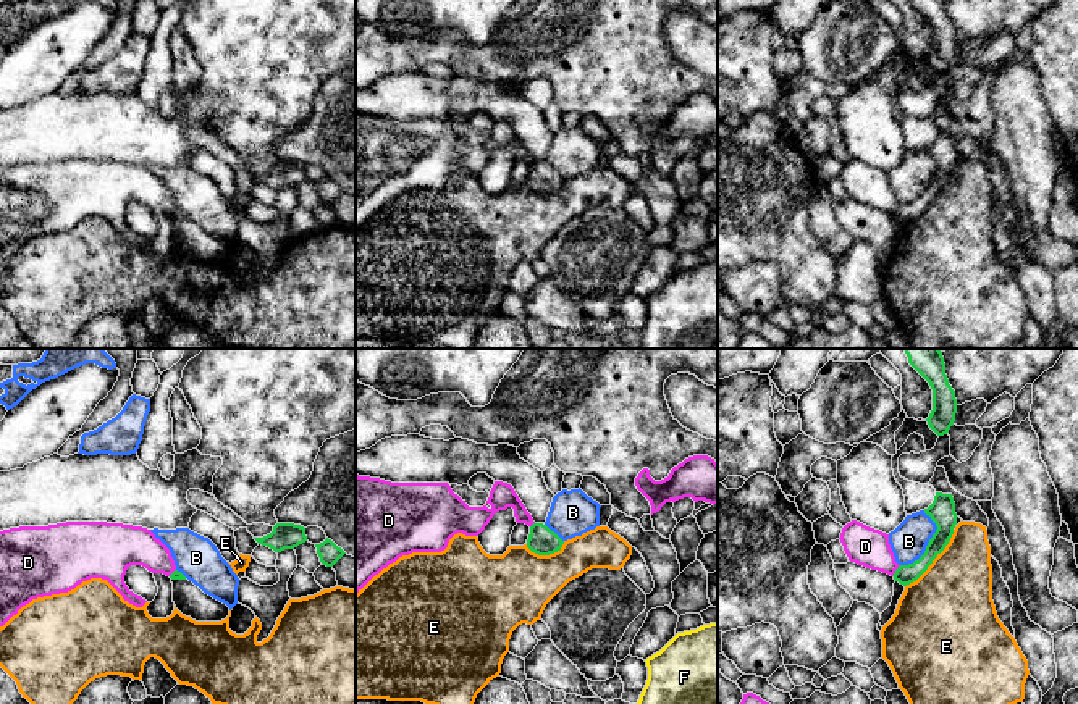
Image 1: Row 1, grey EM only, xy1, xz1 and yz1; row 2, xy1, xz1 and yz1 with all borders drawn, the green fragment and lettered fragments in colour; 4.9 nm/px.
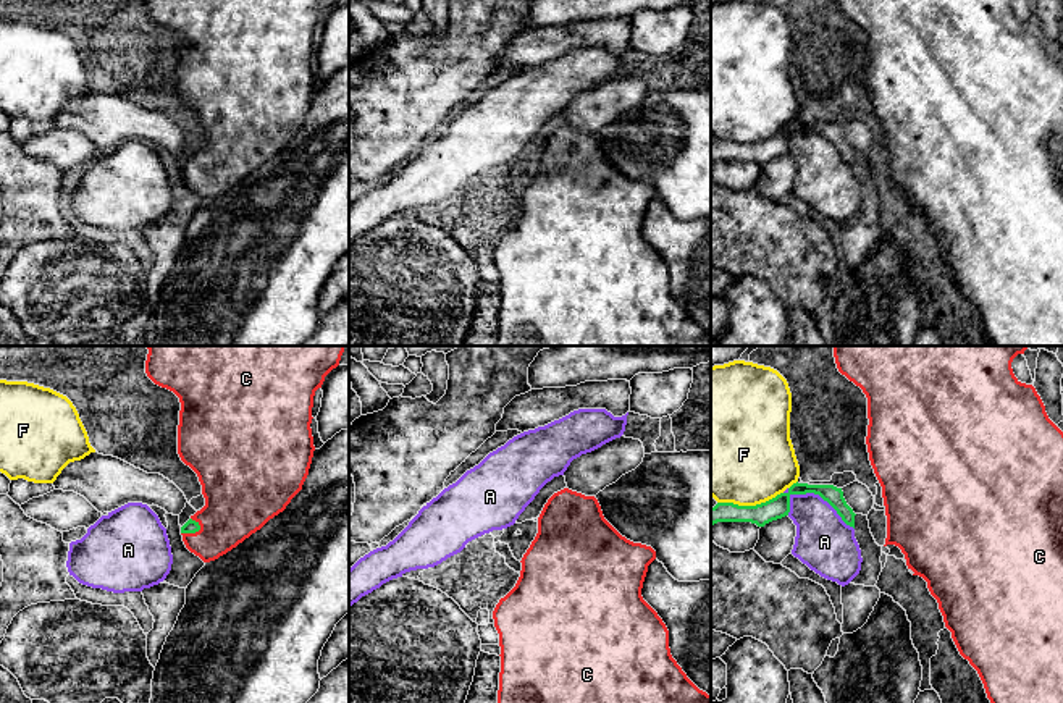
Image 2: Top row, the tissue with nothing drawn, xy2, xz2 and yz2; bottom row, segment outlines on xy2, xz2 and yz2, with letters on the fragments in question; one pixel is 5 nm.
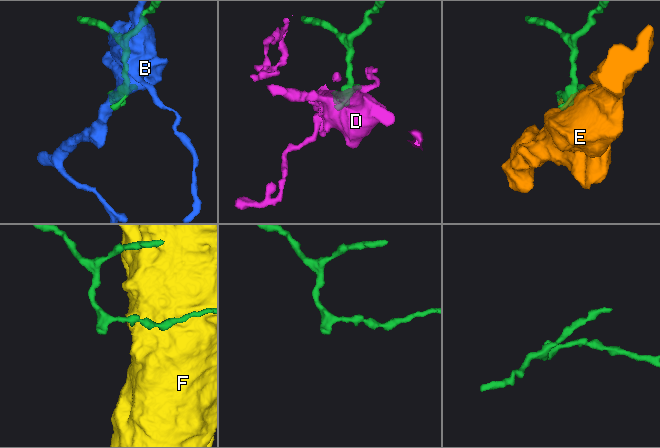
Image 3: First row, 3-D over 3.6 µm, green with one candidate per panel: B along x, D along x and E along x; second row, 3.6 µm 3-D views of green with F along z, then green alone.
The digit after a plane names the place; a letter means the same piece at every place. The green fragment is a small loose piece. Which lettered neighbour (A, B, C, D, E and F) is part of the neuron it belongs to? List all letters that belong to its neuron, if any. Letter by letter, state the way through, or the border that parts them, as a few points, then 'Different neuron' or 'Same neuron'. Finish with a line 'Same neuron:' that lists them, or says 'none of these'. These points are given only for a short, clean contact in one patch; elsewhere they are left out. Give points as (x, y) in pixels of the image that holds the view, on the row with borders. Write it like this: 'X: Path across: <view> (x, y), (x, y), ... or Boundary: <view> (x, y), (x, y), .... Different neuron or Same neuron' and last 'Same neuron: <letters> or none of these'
A: Different neuron
B: Different neuron
C: Path across: xy2 (191, 526), (193, 532), (210, 532), (235, 508). Same neuron
D: Boundary: yz1 (899, 565), (891, 575). Different neuron
E: Different neuron
F: Different neuron
Same neuron: C

